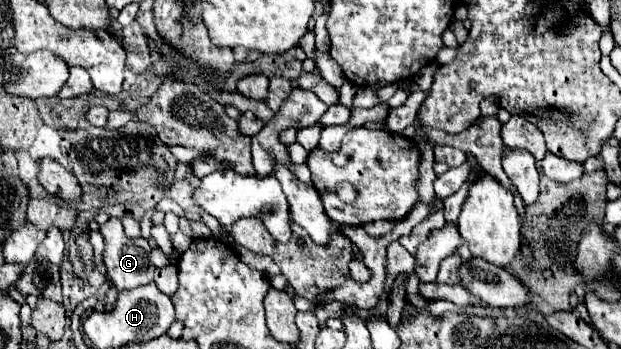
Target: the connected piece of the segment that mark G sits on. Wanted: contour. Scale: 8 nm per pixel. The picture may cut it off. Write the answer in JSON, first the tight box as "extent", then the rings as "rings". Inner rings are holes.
{"extent":[99,218,155,290],"rings":[[[109,218],[99,226],[105,240],[103,260],[107,274],[117,290],[131,290],[153,282],[155,266],[149,260],[151,246],[145,238],[127,238],[121,220]]]}

